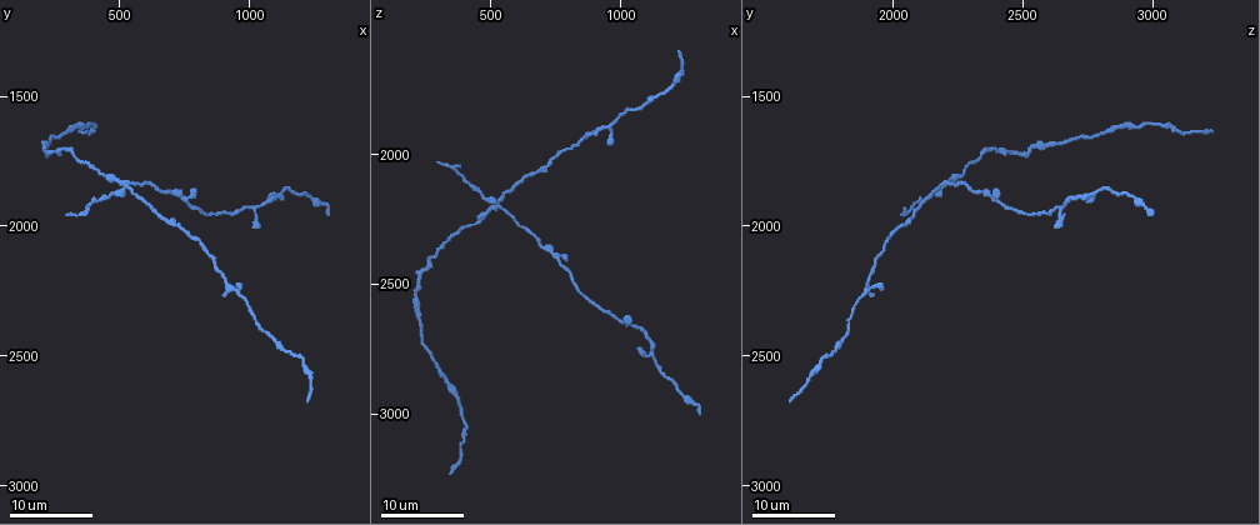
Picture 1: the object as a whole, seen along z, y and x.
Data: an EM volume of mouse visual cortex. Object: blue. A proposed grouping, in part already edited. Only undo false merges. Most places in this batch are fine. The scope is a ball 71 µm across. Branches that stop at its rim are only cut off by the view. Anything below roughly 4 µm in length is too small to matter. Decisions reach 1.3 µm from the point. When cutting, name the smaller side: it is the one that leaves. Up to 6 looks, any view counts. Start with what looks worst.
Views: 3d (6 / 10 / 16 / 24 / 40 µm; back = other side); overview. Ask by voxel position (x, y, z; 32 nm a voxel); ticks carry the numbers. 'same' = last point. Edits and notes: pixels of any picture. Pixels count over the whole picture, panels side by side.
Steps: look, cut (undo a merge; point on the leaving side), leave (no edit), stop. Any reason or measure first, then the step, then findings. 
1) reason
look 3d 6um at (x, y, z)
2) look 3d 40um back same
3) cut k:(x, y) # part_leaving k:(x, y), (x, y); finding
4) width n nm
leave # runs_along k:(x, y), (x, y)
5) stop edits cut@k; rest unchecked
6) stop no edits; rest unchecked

two arms in line, one across
look 3d 16um at (970, 2270, 1880)

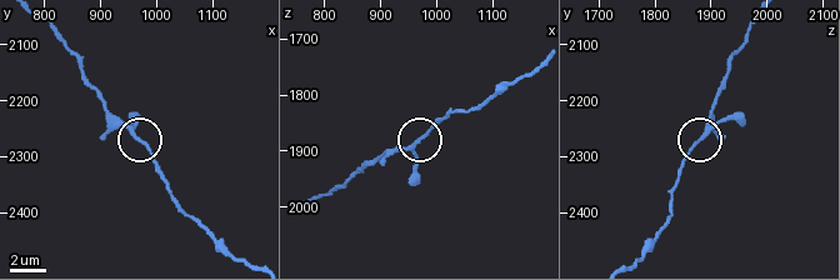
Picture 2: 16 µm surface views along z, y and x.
look 3d 10um at (970, 2270, 1880)

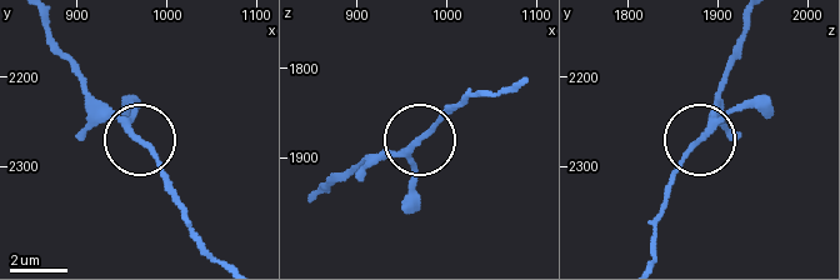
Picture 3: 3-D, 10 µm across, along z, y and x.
arms 3
leave # runs_along 3:(43, 23), (51, 45), (145, 145), (171, 185); all the same cell

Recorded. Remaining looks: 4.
three arms meet
look 3d 16um at (520, 1830, 2210)

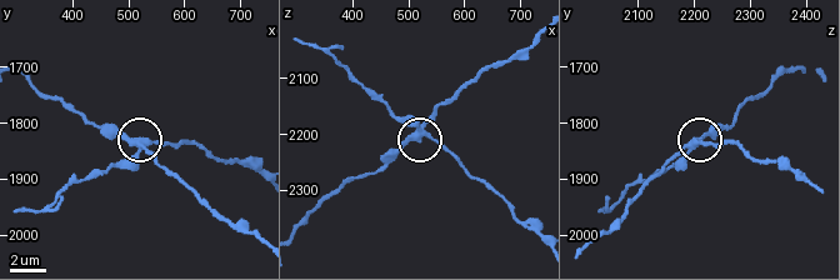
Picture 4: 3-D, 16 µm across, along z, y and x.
look 3d 6um at (525, 1835, 2200)

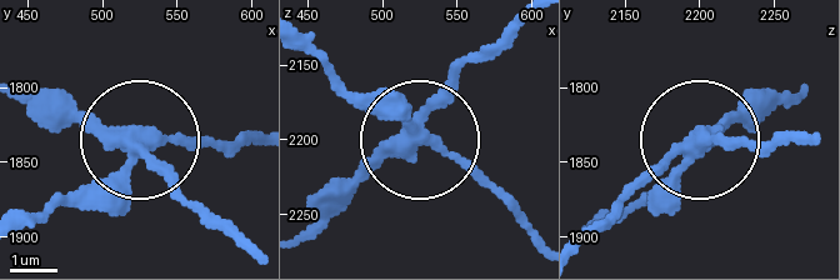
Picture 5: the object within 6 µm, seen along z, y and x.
look 3d 6um back at (524, 1832, 2200)

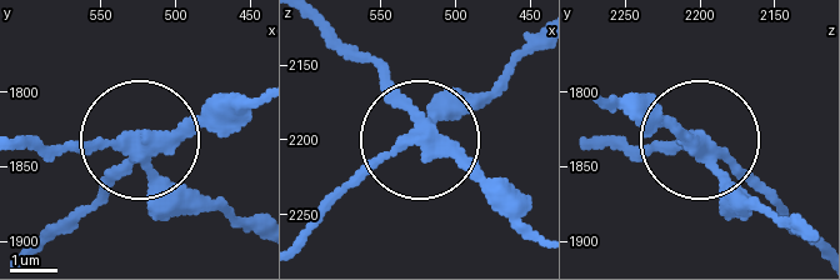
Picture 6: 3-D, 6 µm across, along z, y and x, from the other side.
width 300 nm
cut 6:(166, 208) # two cells meet here

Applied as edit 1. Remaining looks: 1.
stop edits cut@6; rest unchecked

